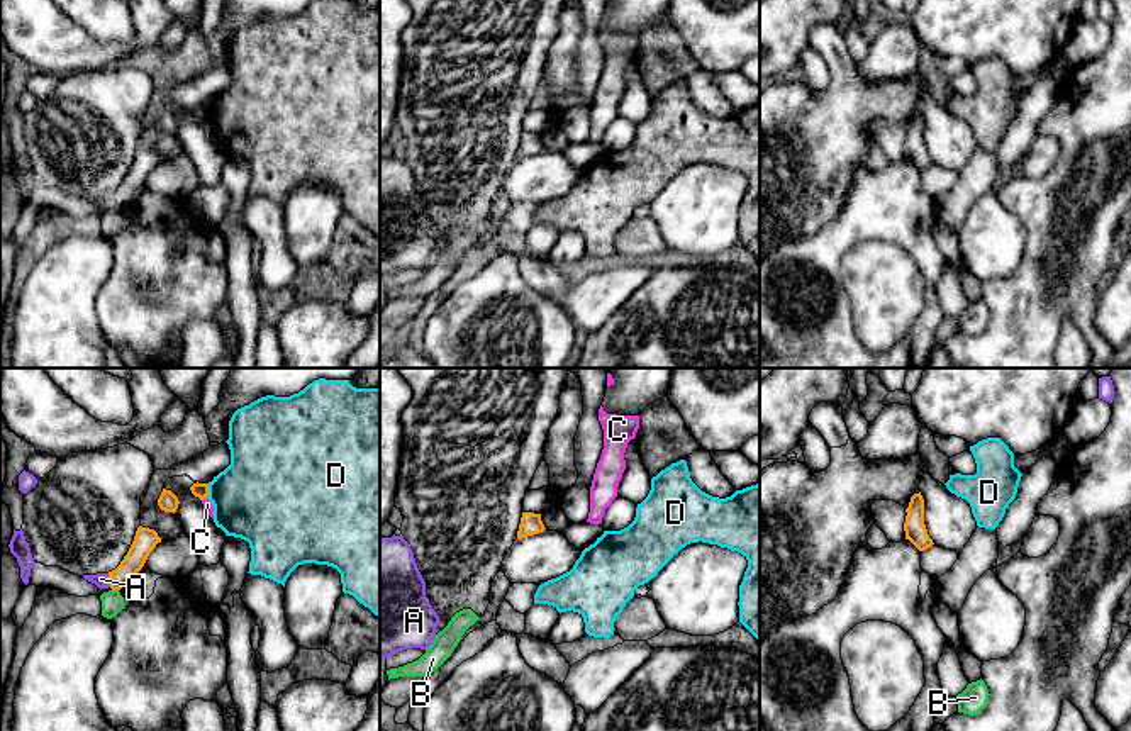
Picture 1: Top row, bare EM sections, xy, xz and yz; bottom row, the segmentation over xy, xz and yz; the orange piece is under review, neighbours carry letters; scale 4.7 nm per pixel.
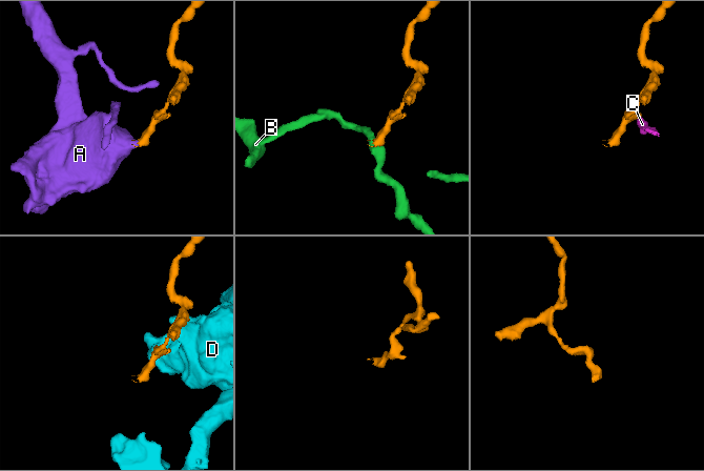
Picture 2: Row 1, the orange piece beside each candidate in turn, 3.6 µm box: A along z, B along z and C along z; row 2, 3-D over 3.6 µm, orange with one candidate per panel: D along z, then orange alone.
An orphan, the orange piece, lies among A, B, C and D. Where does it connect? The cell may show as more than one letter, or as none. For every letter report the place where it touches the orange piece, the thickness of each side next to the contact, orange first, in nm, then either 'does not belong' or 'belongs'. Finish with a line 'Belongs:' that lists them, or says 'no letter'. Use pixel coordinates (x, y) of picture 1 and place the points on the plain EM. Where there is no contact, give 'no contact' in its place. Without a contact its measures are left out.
A: contact xy (107, 200); calibres 100 and 60 nm; belongs
B: contact xy (116, 209); calibres 100 and 110 nm; does not belong
C: contact xy (204, 117); calibres 70 and 50 nm; does not belong
D: contact xy (207, 111); calibres 70 and 420 nm; does not belong
Belongs: A

